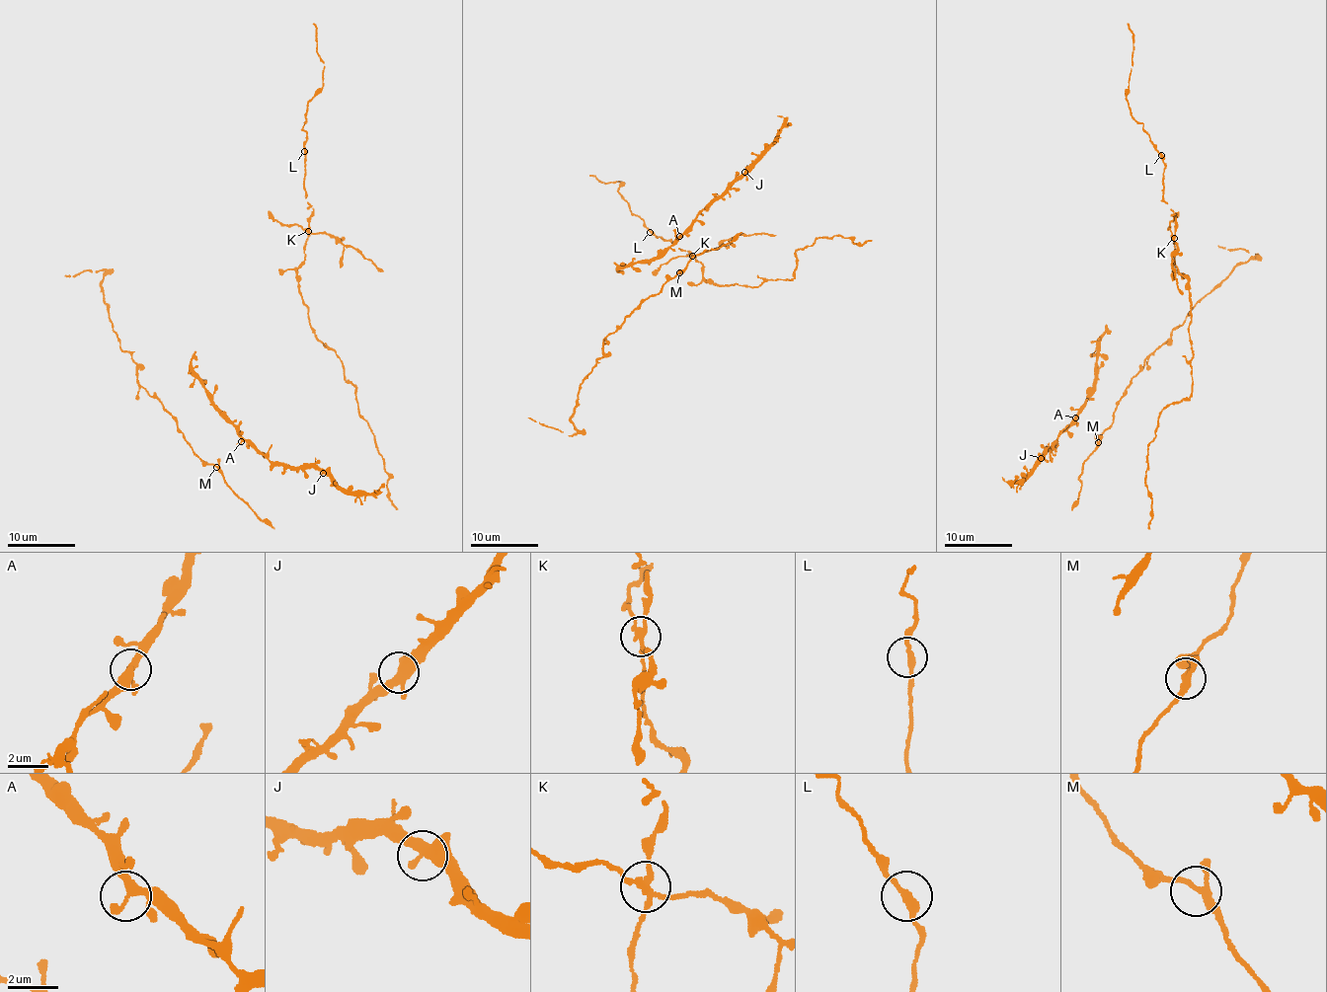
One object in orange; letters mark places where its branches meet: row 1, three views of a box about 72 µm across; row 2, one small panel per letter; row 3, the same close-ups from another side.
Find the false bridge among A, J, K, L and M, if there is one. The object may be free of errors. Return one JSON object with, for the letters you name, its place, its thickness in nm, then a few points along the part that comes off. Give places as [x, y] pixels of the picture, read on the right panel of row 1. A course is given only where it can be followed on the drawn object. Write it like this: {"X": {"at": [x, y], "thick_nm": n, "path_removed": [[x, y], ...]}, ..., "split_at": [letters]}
{"K": {"at": [1174, 238], "thick_nm": 220, "path_removed": [[1174, 238], [1178, 243], [1171, 259], [1172, 267], [1183, 294]]}, "split_at": ["K"]}

